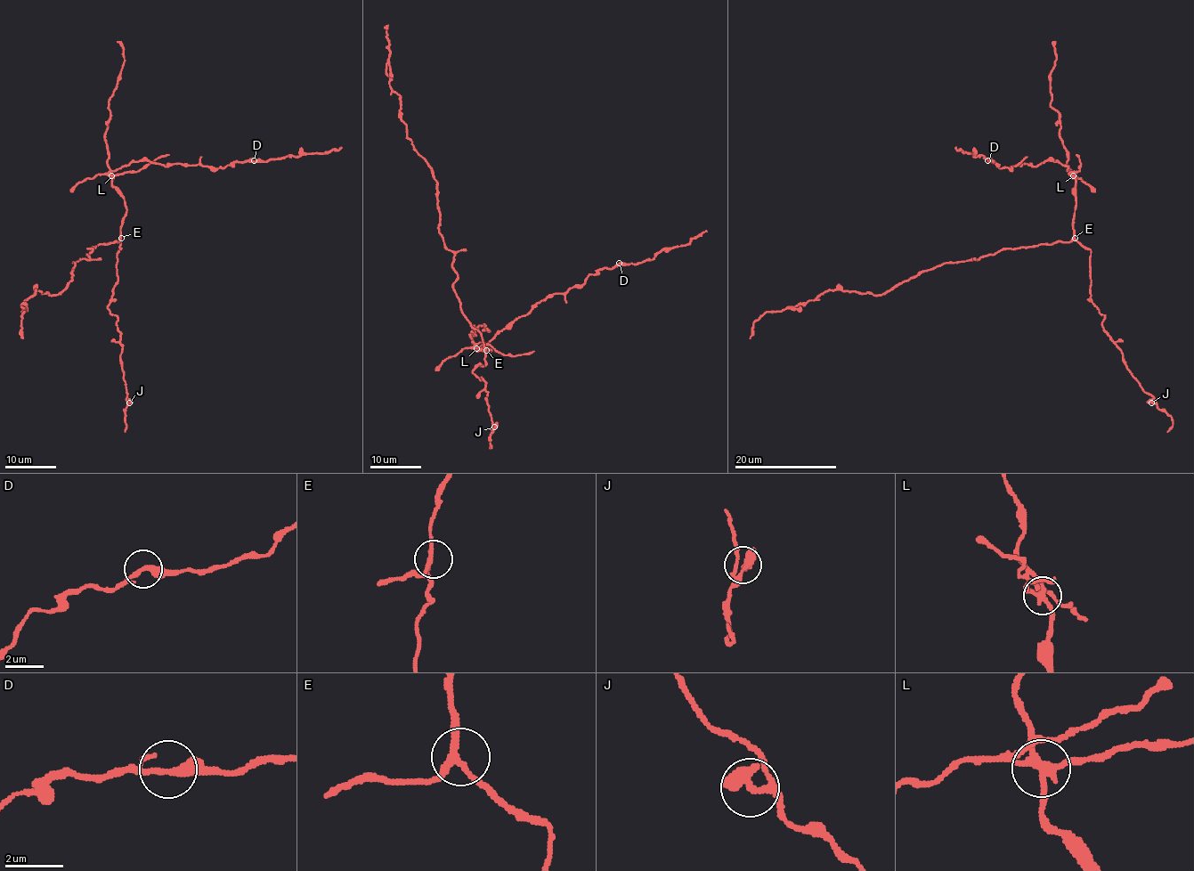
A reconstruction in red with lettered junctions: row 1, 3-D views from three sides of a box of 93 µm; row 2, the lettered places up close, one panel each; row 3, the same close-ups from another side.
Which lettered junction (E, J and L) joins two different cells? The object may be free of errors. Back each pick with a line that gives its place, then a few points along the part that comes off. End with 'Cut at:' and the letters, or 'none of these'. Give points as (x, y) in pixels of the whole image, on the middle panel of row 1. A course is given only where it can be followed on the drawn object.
L: at (476, 348); foreign part runs (476, 349), (472, 347), (486, 344), (538, 303), (580, 288), (589, 274), (619, 263), (650, 260), (706, 230)
Cut at: L

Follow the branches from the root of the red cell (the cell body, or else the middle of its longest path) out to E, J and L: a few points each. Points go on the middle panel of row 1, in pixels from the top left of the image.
E: (477, 330), (486, 350)
J: (477, 330), (485, 349), (485, 364), (477, 365), (472, 371), (485, 382), (487, 391), (485, 399), (494, 427)
L: (477, 330), (485, 349), (491, 350), (476, 349)

